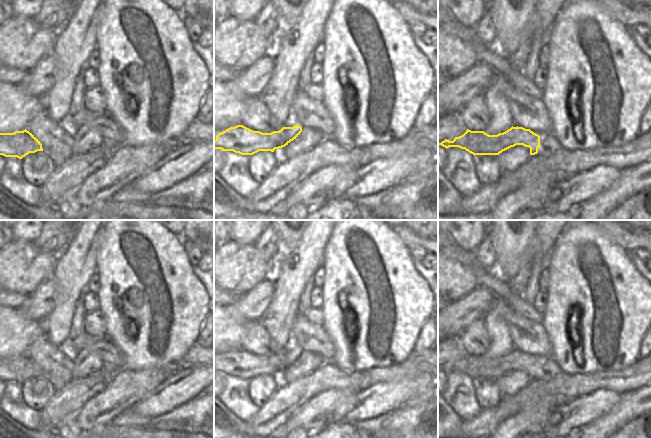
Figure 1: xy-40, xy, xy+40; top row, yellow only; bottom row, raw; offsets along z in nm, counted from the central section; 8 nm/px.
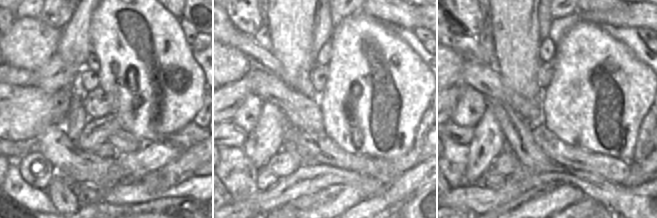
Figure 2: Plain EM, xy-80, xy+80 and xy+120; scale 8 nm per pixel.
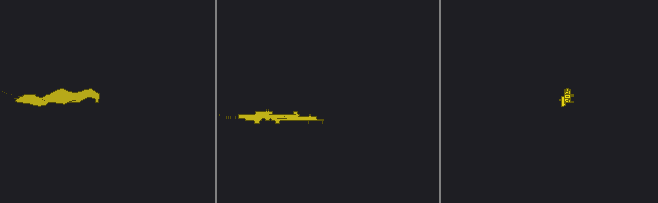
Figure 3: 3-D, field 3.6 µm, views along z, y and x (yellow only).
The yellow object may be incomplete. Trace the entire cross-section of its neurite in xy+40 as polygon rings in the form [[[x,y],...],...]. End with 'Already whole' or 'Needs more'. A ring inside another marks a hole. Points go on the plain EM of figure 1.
[[[511,351],[503,357],[489,359],[484,355],[471,355],[469,353],[453,365],[445,363],[438,367],[445,371],[459,371],[475,379],[499,379],[503,375],[516,369],[530,372],[530,379],[537,377],[547,379],[559,375],[562,370],[558,363],[545,355],[534,357],[523,351]]]. Needs more.

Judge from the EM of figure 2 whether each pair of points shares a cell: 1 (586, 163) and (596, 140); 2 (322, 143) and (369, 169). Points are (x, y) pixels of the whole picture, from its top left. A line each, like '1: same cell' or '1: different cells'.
1: different cells
2: same cell

